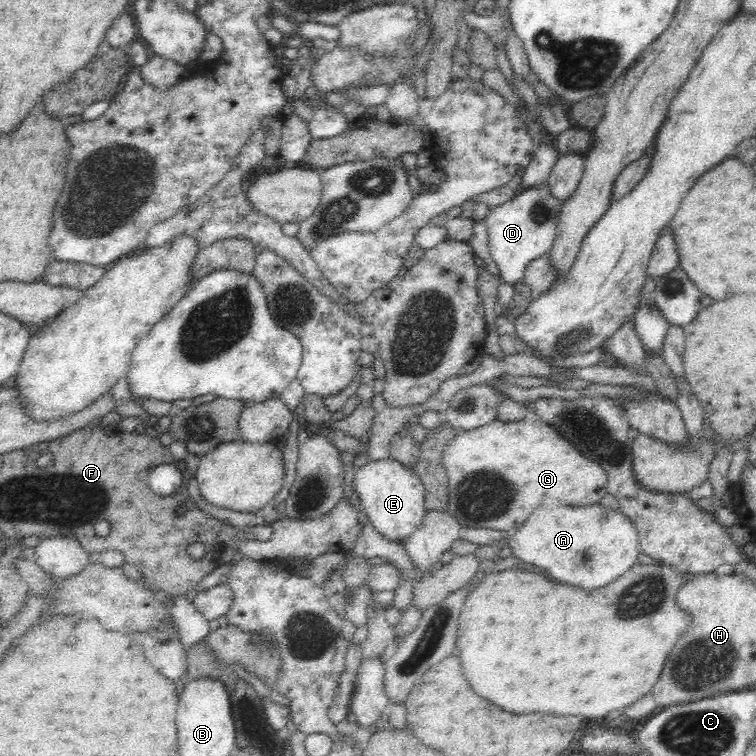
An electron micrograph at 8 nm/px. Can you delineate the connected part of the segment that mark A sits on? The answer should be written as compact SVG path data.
M538 506L530 518L512 531L508 546L512 555L526 564L548 570L548 574L576 588L596 590L626 570L639 563L639 536L634 523L620 510L613 511L600 506L560 506L556 510Z

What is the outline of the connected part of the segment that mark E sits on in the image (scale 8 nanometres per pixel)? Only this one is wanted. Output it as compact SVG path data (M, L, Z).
M388 457L364 464L355 470L352 480L357 506L364 510L368 521L382 537L402 542L420 526L425 515L426 489L412 469Z

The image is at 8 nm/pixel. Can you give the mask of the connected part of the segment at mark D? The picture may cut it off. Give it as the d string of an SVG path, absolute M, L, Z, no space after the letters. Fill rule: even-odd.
M542 183L524 189L512 200L490 209L486 218L488 248L501 282L510 285L522 282L527 264L549 252L558 232L562 203L550 193L547 183Z

